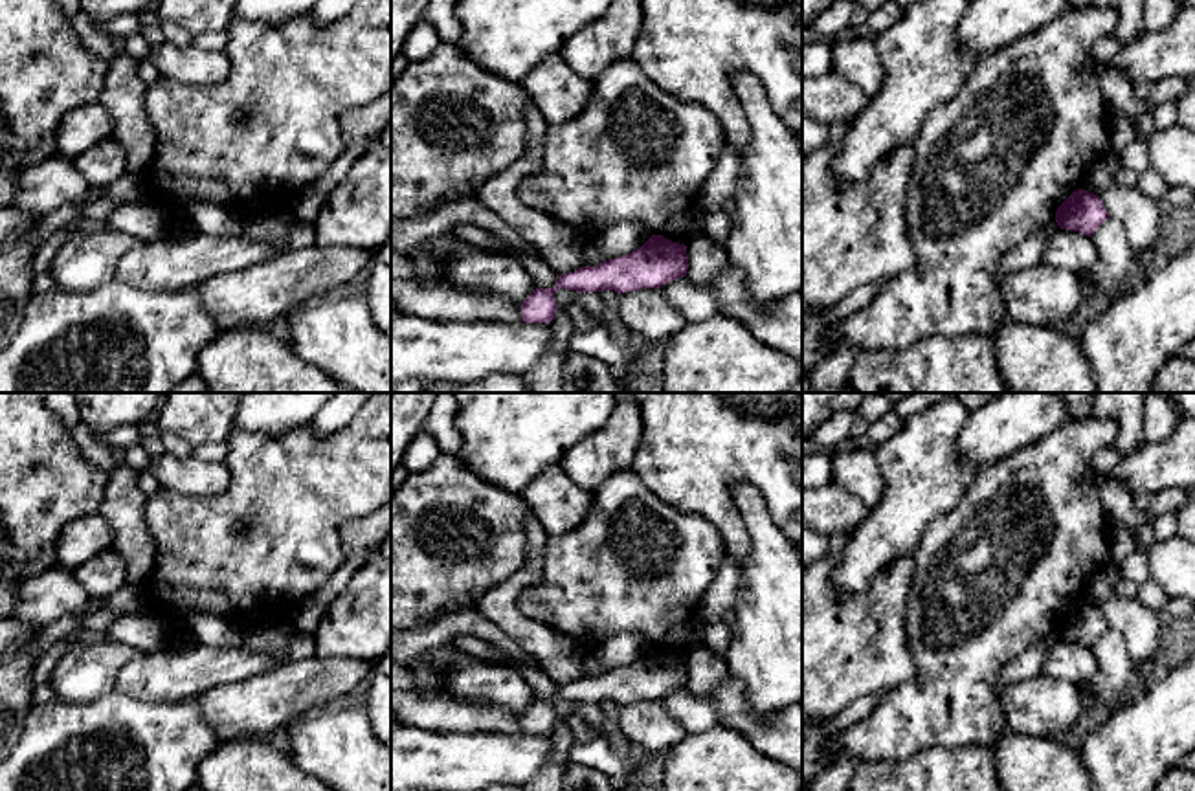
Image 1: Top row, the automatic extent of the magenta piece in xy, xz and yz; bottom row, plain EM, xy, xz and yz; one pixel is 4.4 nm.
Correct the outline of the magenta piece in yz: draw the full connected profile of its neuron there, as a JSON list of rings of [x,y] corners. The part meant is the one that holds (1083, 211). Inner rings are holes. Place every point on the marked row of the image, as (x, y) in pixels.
[[[1085,189],[1074,191],[1055,211],[1061,229],[1079,231],[1089,237],[1109,218],[1098,195]]]

